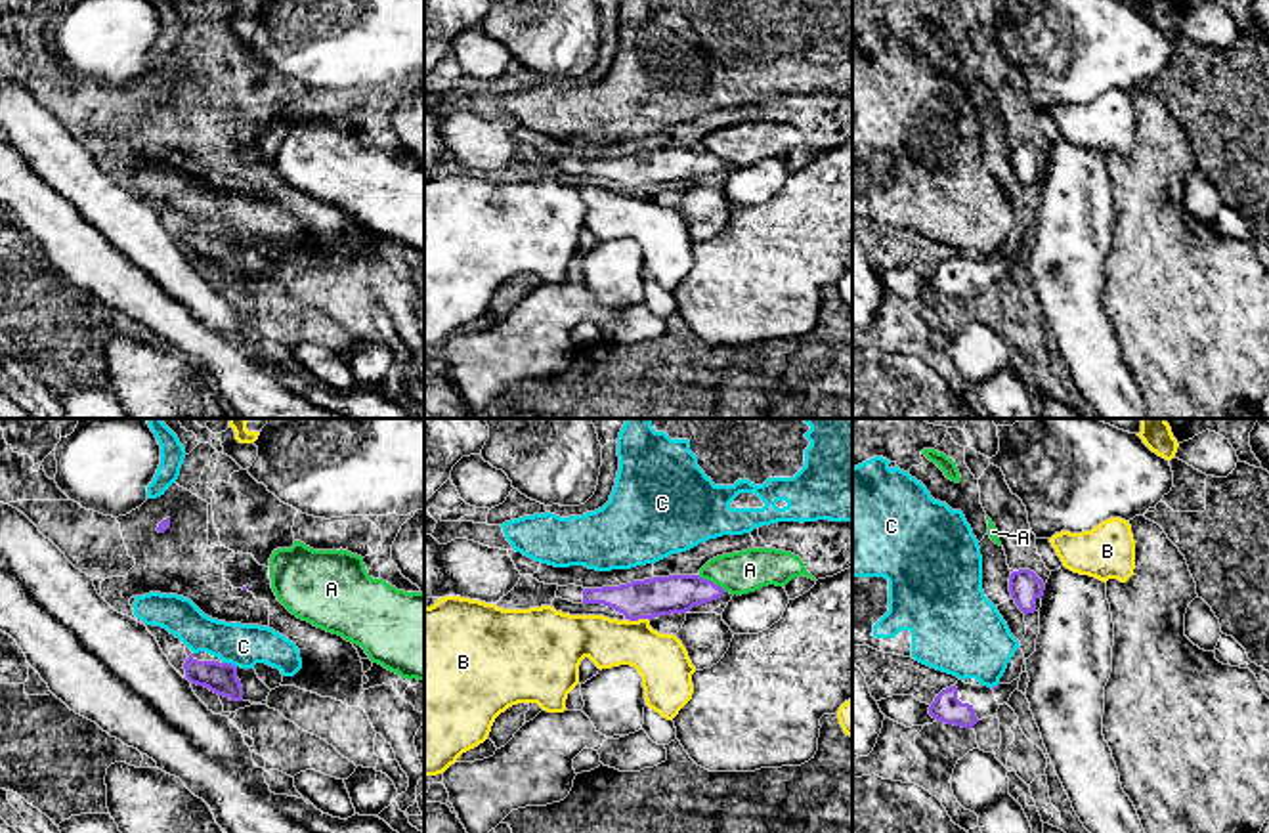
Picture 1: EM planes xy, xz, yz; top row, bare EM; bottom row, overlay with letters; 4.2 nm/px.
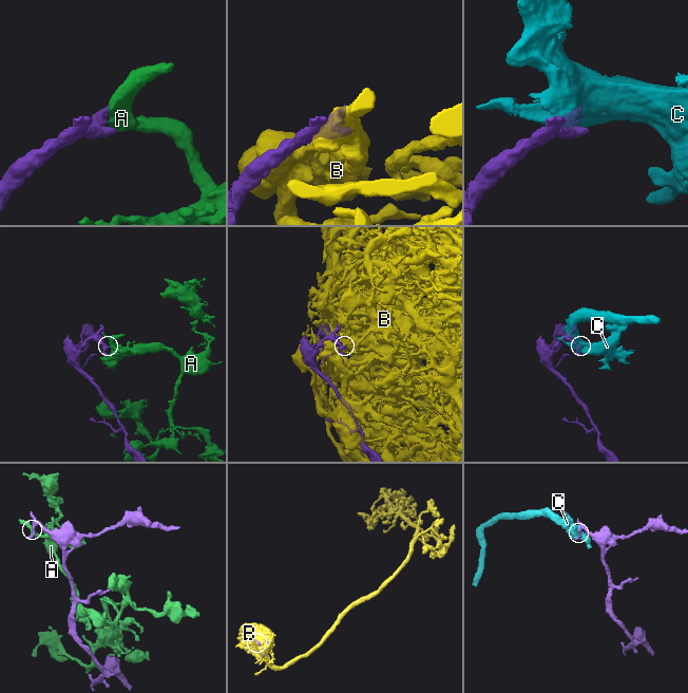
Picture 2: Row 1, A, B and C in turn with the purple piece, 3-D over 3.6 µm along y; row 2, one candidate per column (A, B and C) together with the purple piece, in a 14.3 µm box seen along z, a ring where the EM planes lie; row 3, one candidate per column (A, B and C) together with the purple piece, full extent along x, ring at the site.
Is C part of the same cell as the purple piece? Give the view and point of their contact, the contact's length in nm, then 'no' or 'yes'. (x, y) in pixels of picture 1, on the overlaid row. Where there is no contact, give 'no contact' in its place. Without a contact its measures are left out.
xy (230, 663) | 70 nm | no

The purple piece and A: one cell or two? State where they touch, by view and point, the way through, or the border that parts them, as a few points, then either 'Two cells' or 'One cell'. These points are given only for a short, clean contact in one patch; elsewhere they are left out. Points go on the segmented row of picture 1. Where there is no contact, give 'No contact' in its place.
Touches purple at xz (711, 581). Boundary: xz (698, 576), (725, 591). Two cells

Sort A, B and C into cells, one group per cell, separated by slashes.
A / B / C

